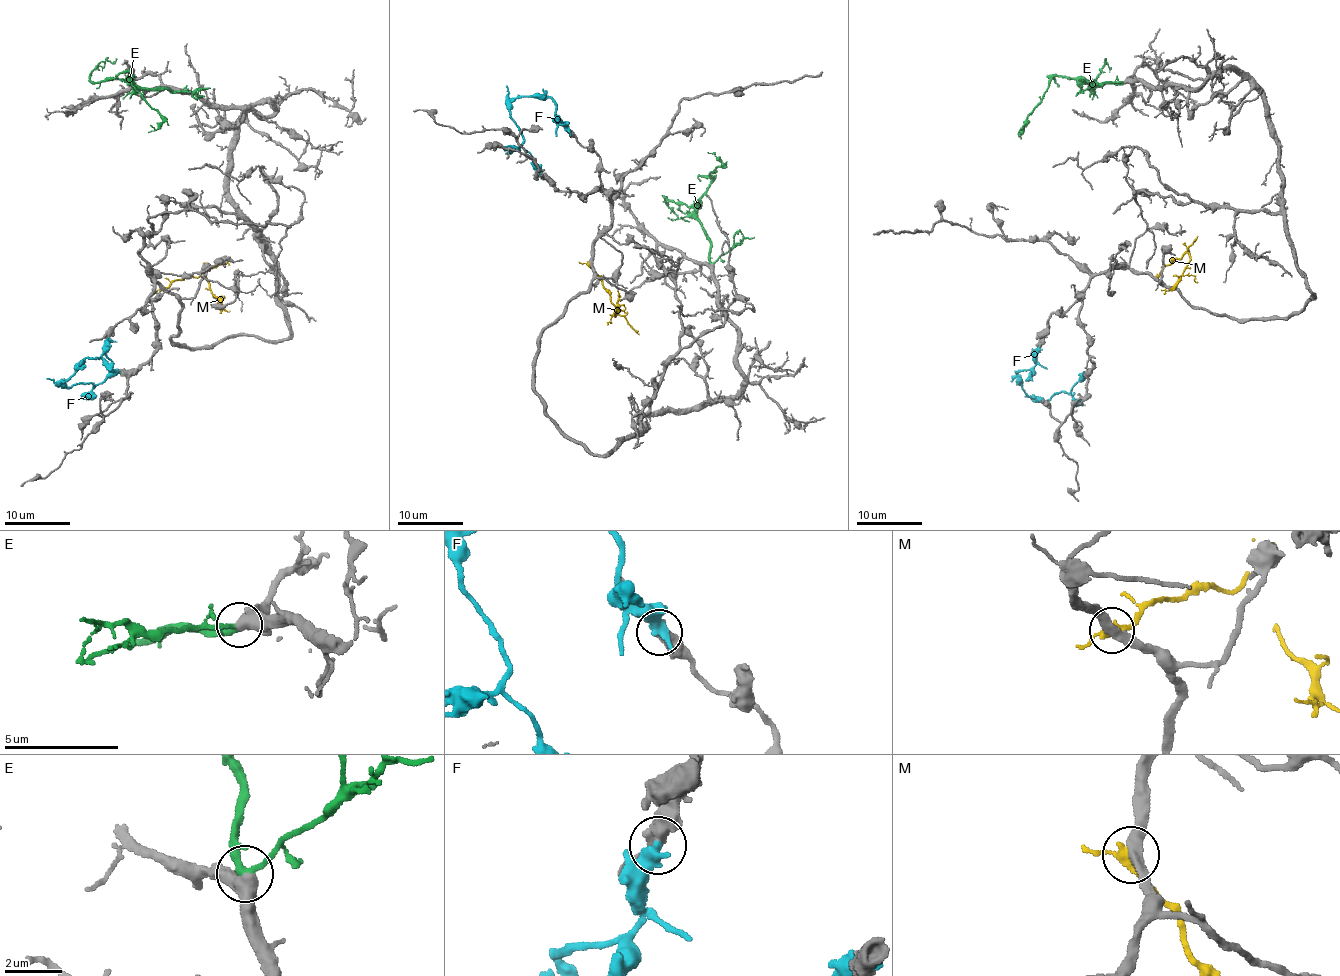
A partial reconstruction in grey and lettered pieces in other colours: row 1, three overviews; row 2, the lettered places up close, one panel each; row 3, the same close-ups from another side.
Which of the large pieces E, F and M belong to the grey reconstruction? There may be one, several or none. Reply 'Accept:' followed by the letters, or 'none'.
Accept: E

